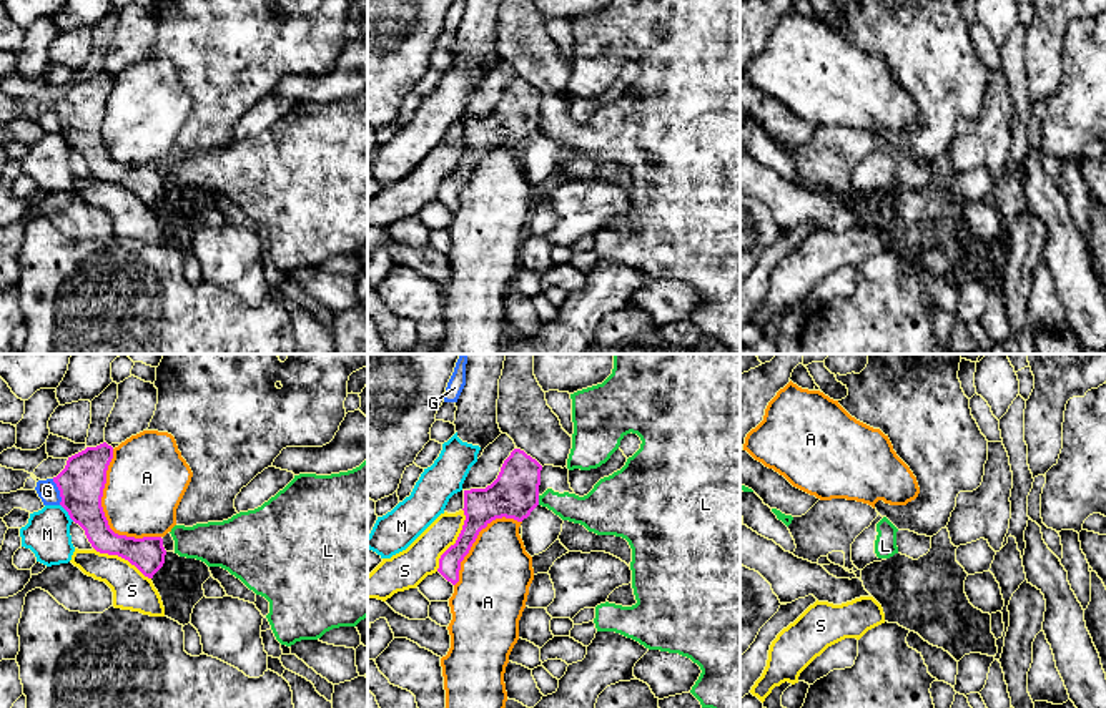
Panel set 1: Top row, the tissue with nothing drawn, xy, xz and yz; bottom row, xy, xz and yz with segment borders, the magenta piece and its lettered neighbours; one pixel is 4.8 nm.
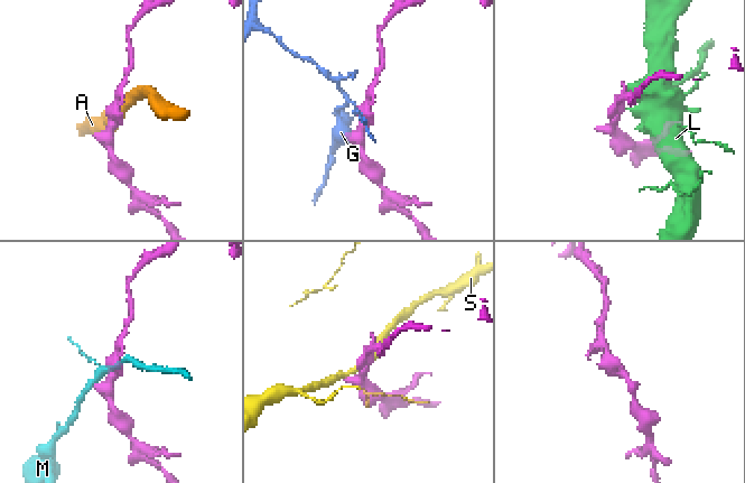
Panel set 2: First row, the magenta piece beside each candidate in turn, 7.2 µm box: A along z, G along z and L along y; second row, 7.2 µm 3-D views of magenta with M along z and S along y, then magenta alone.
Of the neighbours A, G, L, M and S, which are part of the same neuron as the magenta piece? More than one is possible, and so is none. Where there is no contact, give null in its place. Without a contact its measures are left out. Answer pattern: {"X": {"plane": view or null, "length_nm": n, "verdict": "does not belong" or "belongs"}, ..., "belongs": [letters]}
{"A": {"plane": "xy", "length_nm": 500, "verdict": "does not belong"}, "G": {"plane": "xy", "length_nm": 130, "verdict": "does not belong"}, "L": {"plane": "xz", "length_nm": 50, "verdict": "does not belong"}, "M": {"plane": "xy", "length_nm": 110, "verdict": "does not belong"}, "S": {"plane": "xz", "length_nm": 340, "verdict": "does not belong"}, "belongs": []}

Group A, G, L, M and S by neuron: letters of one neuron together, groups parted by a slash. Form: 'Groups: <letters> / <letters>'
Groups: A / G / L / M / S

